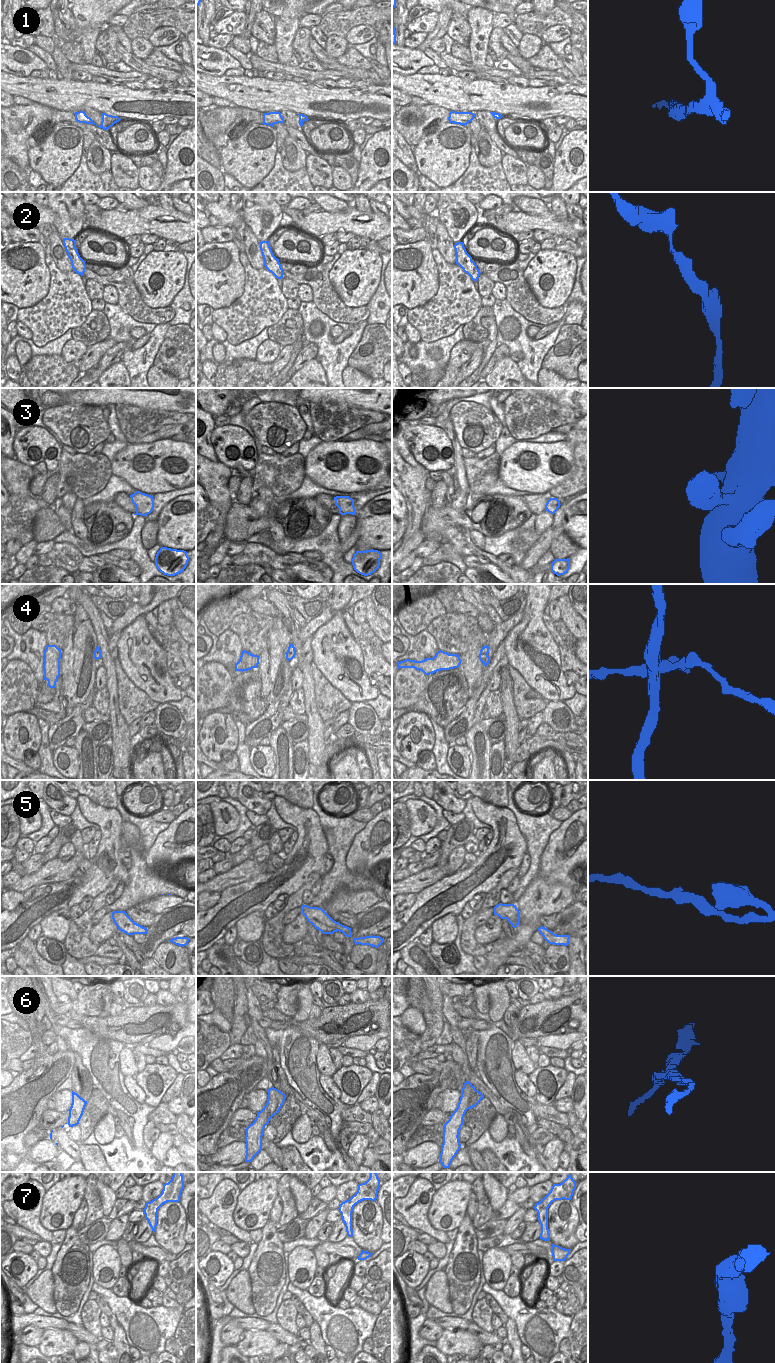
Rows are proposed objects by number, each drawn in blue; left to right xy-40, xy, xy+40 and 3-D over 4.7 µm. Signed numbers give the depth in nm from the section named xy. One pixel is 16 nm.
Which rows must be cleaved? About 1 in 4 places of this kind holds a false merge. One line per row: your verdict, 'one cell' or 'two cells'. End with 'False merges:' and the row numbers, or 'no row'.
1: one cell
2: one cell
3: one cell
4: two cells
5: one cell
6: two cells
7: one cell
False merges: 4, 6

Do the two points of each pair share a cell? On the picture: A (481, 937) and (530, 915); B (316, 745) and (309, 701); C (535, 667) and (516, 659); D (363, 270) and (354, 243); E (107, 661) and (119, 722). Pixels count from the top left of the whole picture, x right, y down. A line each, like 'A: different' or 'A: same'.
A: different
B: same
C: same
D: different
E: same

